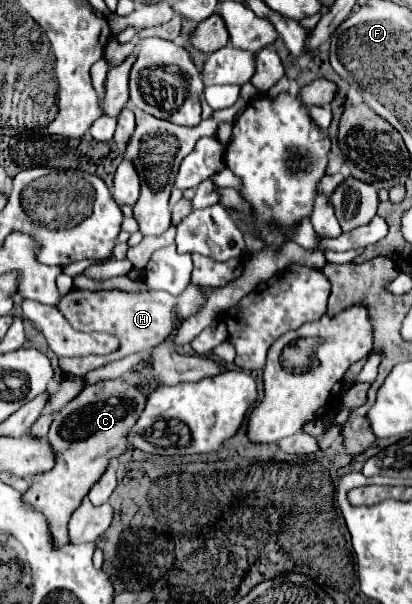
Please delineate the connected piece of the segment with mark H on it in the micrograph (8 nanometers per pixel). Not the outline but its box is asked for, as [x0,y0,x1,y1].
[57,283,205,377]

